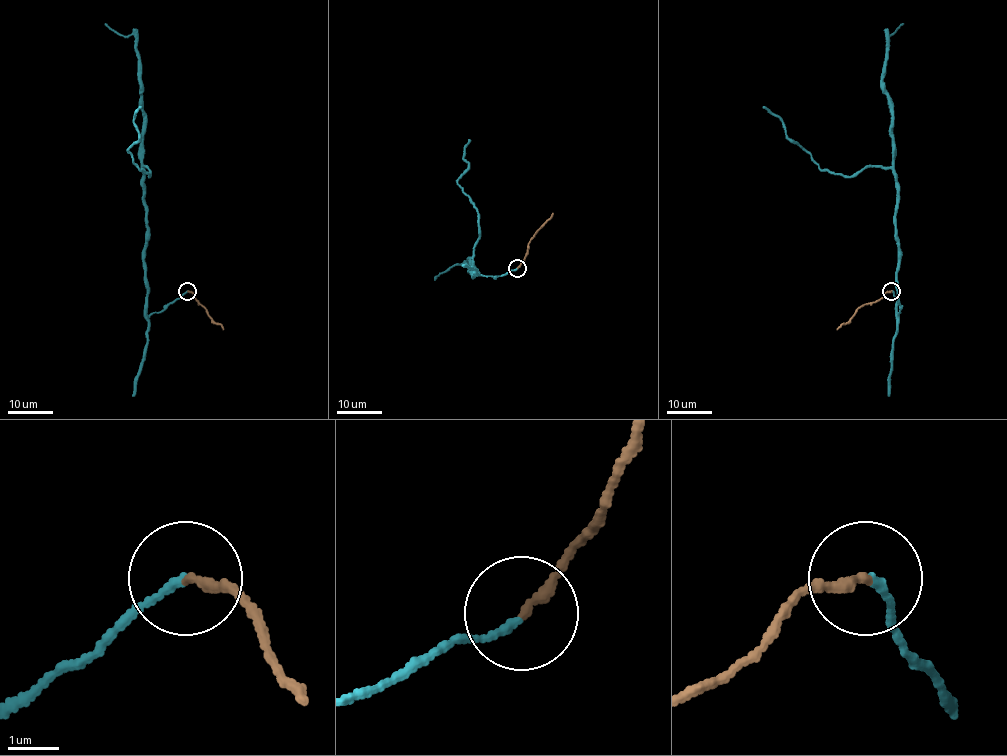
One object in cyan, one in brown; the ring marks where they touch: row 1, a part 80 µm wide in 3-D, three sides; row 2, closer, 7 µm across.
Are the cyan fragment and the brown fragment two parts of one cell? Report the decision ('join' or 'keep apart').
join

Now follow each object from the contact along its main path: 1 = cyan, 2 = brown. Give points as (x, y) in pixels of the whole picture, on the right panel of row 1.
1: (892, 291), (899, 316), (897, 175), (868, 166), (850, 177), (822, 170), (763, 106)
2: (891, 291), (874, 302), (861, 305), (848, 322), (836, 329)

